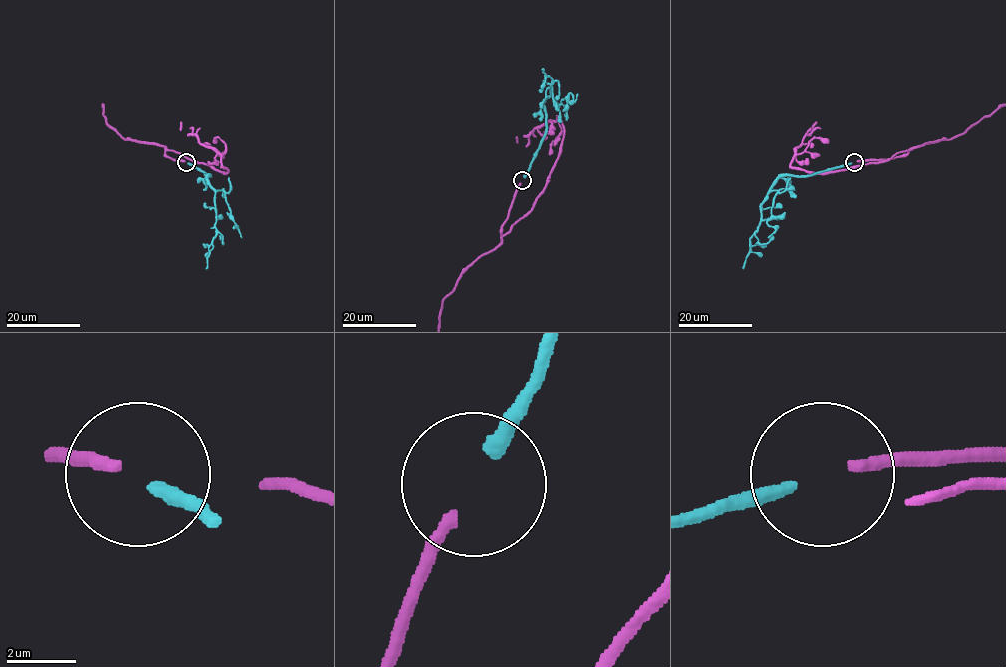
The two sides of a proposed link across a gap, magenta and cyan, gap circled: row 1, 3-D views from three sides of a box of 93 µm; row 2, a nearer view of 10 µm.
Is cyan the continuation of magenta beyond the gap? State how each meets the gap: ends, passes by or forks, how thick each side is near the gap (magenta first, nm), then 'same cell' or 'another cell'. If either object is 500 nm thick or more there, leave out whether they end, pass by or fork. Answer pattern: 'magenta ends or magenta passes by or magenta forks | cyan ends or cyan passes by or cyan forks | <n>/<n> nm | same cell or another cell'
magenta ends | cyan ends | 320/400 nm | same cell

